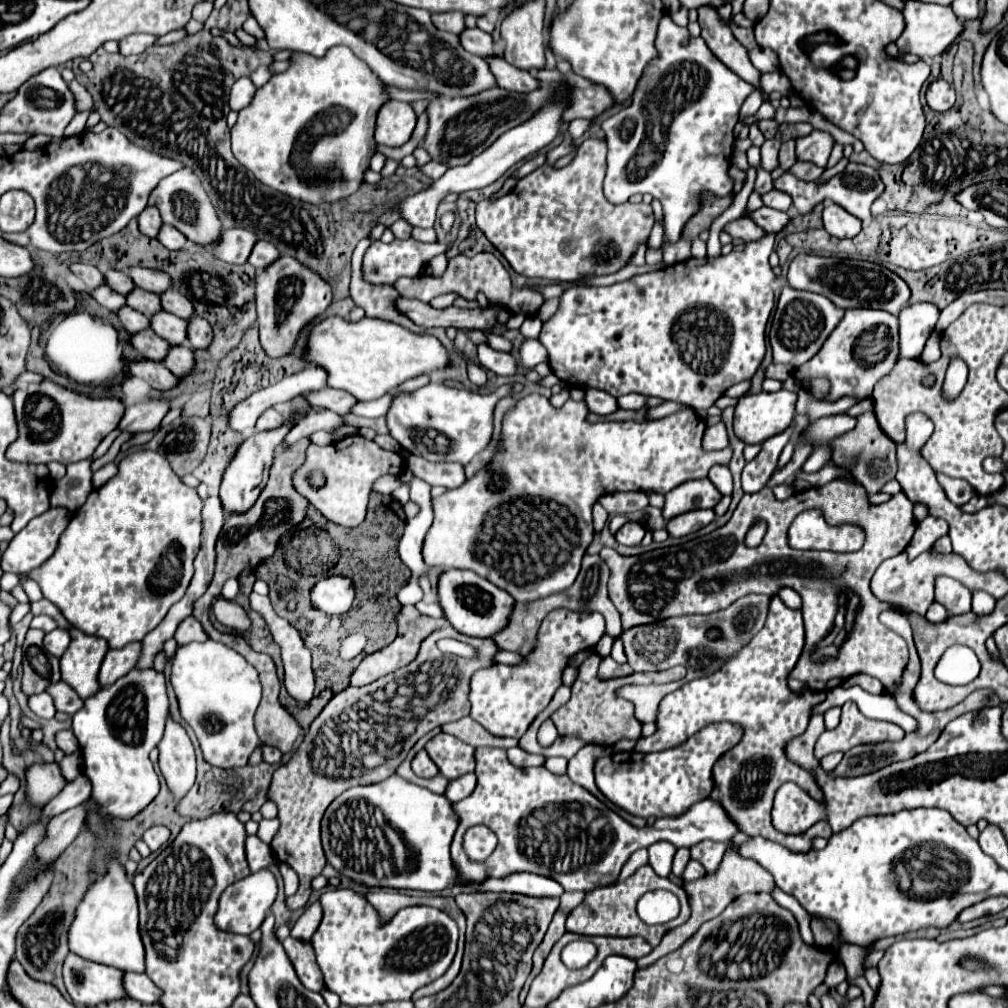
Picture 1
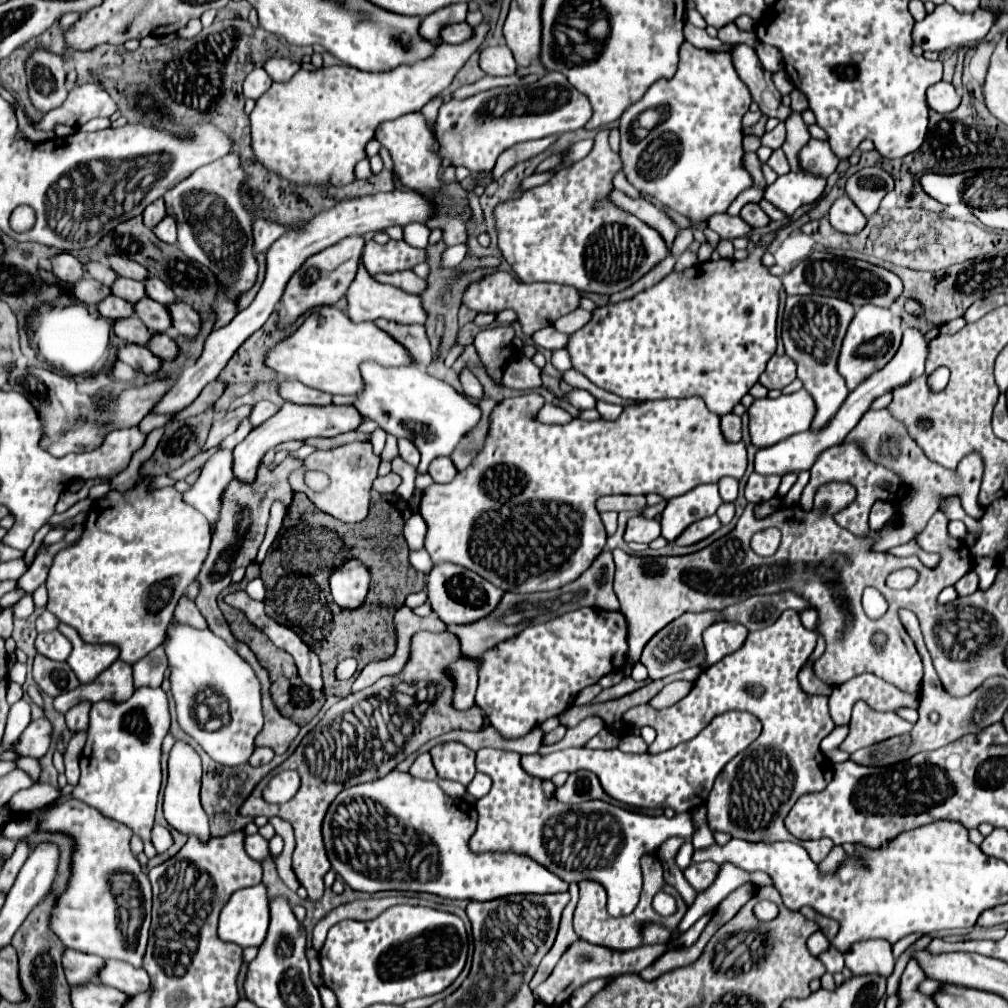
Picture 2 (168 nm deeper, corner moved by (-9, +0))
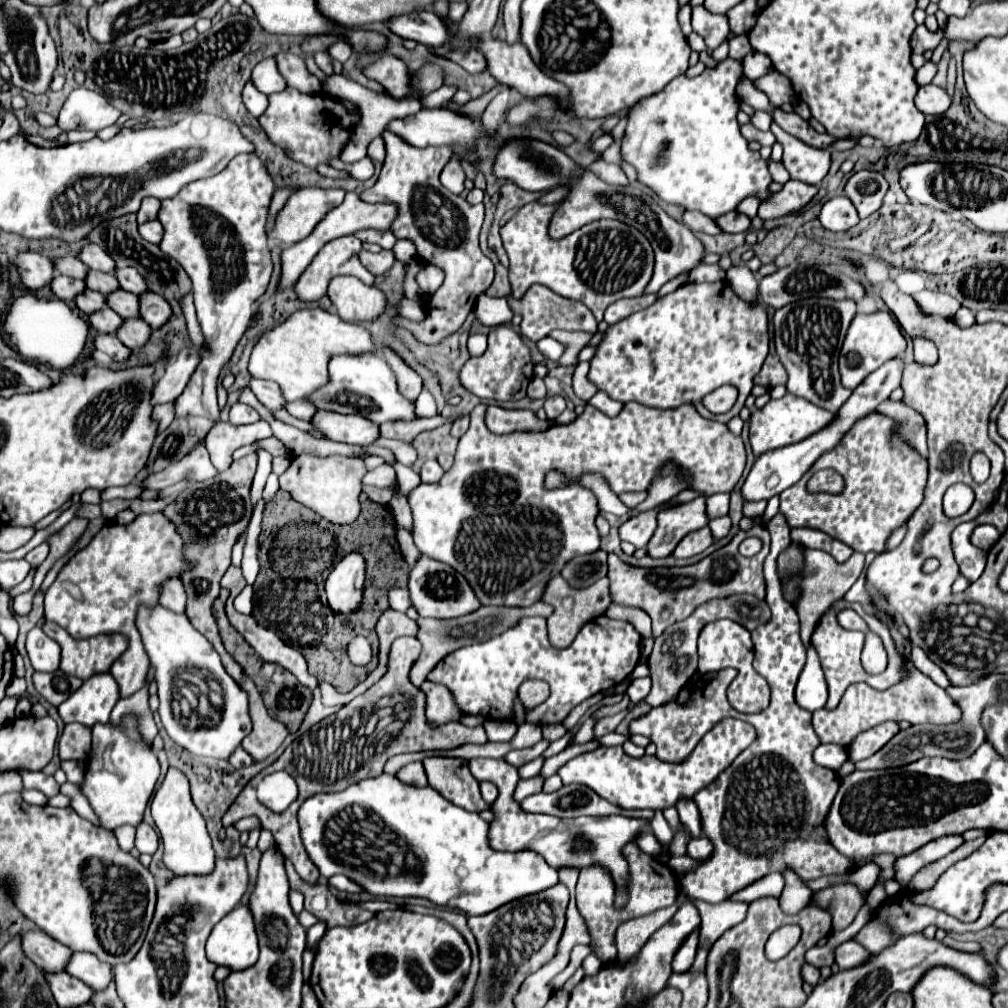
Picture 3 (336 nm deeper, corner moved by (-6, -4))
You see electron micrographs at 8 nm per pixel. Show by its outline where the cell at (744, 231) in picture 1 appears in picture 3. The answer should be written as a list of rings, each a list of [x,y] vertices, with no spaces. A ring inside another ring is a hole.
[[[685,211],[683,213],[683,225],[687,225],[691,231],[703,231],[703,233],[707,233],[707,235],[717,235],[717,233],[721,233],[719,231],[719,227],[715,225],[715,221],[711,219],[711,217],[707,217],[707,215],[703,215],[703,213],[699,213],[699,211]]]

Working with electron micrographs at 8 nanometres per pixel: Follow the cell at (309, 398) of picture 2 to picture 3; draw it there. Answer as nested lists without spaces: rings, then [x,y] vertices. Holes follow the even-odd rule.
[[[251,379],[251,381],[249,381],[249,389],[255,393],[255,397],[259,399],[259,403],[265,405],[267,409],[283,409],[285,399],[281,397],[279,385],[275,385],[273,381]]]

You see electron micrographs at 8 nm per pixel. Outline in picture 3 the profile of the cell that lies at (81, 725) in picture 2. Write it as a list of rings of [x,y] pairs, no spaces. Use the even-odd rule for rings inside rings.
[[[69,723],[59,739],[59,759],[61,761],[81,761],[87,759],[91,751],[91,729],[79,723]]]

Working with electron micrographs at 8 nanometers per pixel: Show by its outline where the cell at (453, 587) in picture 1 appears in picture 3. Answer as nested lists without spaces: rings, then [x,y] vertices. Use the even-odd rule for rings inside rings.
[[[421,555],[409,573],[409,595],[411,595],[413,607],[421,617],[453,619],[453,617],[473,613],[475,609],[481,607],[473,589],[467,585],[461,573],[457,573],[447,563],[439,563],[427,555]]]

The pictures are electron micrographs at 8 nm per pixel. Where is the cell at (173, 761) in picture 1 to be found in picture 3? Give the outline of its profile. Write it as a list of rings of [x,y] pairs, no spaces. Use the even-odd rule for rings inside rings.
[[[169,767],[163,783],[159,785],[153,801],[151,801],[151,815],[161,833],[165,851],[163,863],[175,875],[207,875],[215,867],[215,851],[211,847],[211,837],[205,829],[205,821],[189,795],[189,781],[179,771]]]

